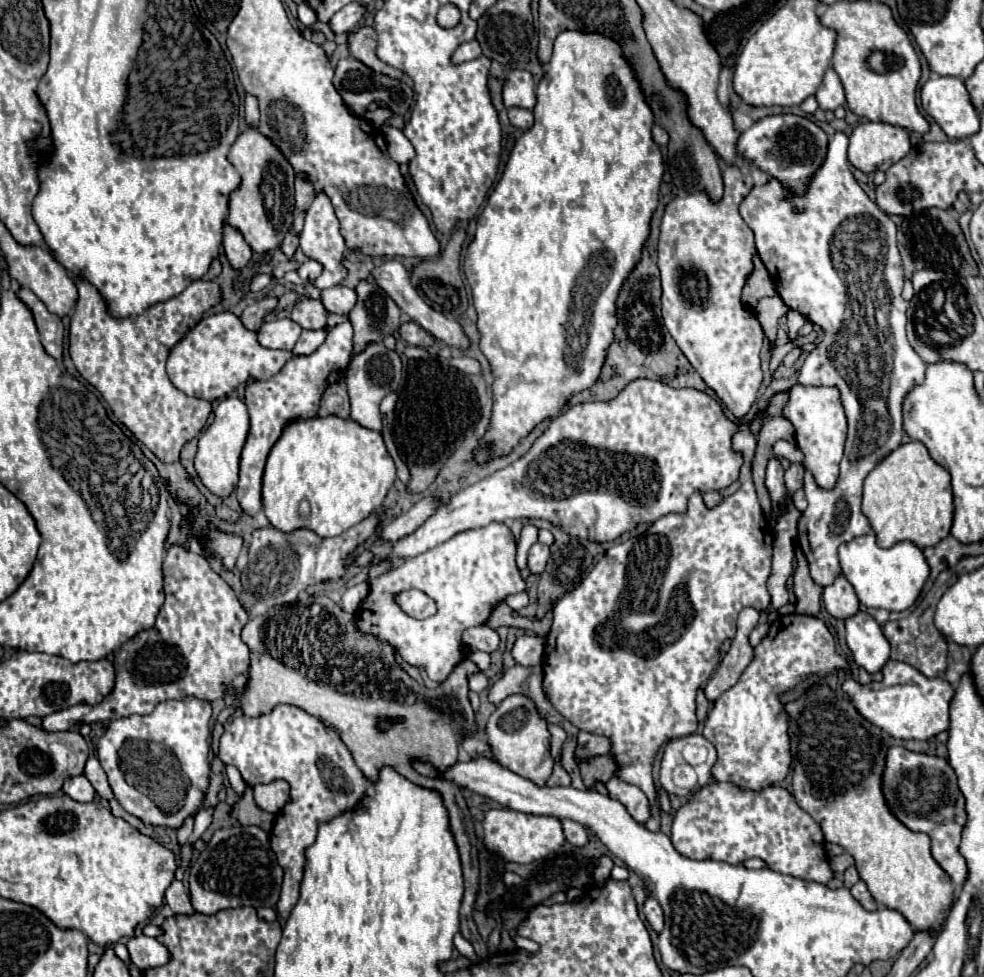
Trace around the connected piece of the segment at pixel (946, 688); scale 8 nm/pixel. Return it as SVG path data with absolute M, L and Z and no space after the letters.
M889 660L883 668L883 680L861 686L855 680L847 680L843 690L851 696L855 708L871 724L879 726L899 740L929 740L939 732L949 730L949 704L955 688L943 678L925 678L913 666L905 662Z

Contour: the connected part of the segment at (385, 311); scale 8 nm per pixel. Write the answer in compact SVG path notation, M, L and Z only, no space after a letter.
M361 280L355 292L359 296L357 306L349 314L349 320L355 330L353 356L359 354L367 344L381 342L401 324L401 310L397 308L395 300L385 290L377 288L377 284Z

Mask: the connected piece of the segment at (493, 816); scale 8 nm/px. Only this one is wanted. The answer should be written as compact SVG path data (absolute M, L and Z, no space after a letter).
M487 810L483 818L483 842L491 852L497 852L507 862L531 864L561 848L565 836L559 820L553 816L529 816L513 810Z

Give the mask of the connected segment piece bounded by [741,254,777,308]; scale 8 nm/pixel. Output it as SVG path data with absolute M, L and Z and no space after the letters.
M755 254L753 256L753 272L747 276L747 282L745 282L745 288L743 288L743 296L741 296L741 302L749 308L755 308L759 298L763 296L775 296L777 290L773 286L773 280L767 272L767 268L763 266L761 258Z

